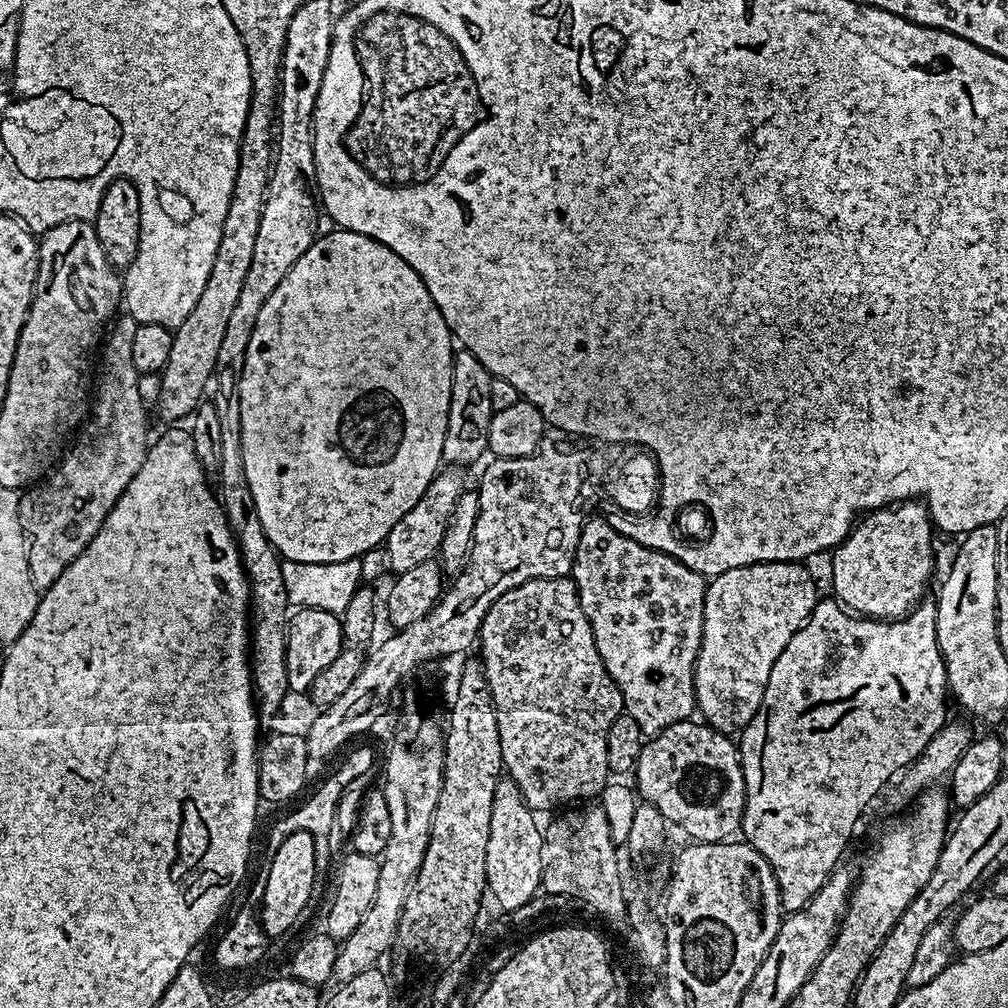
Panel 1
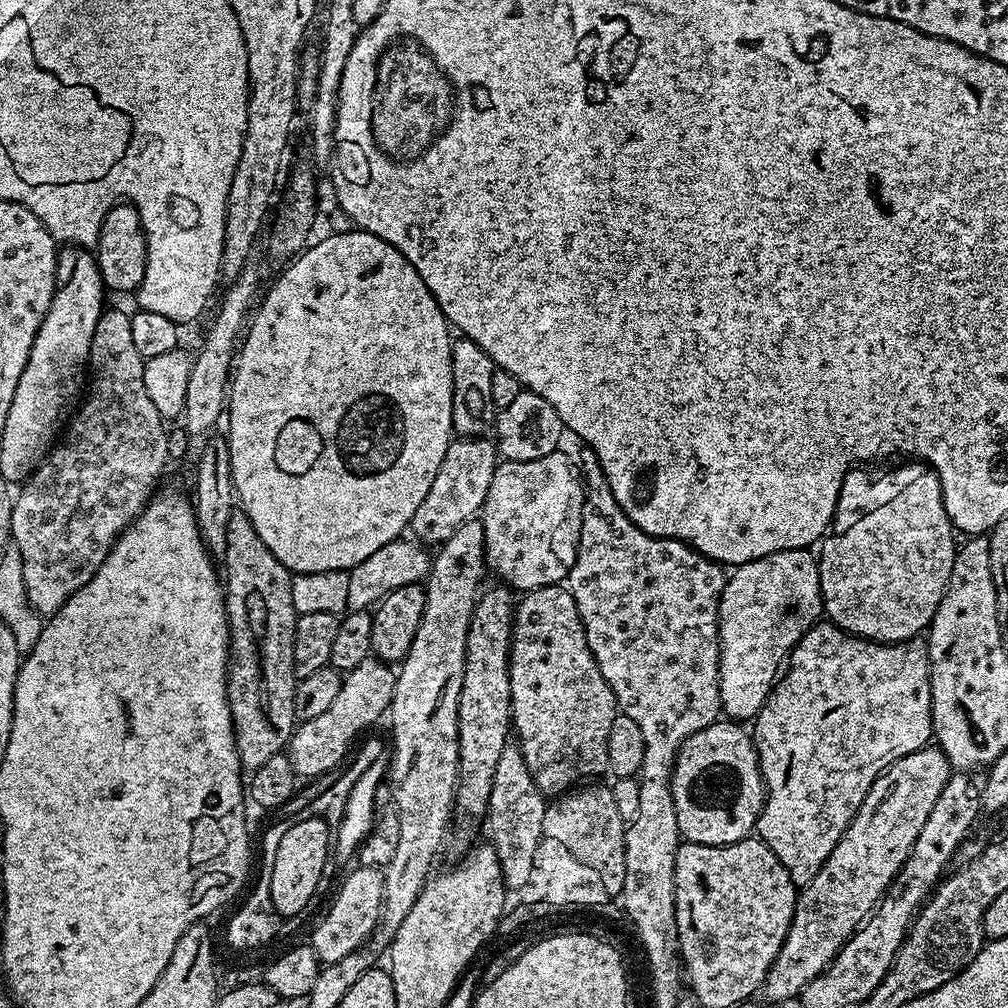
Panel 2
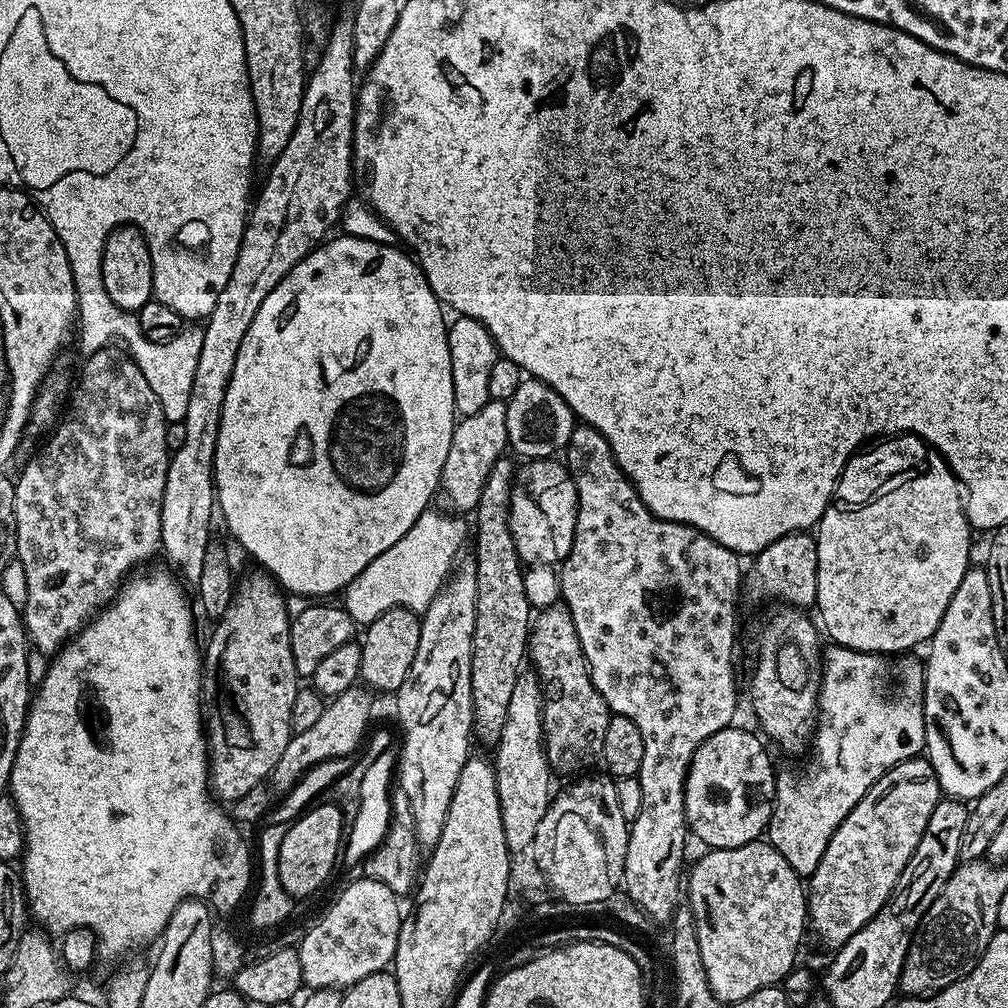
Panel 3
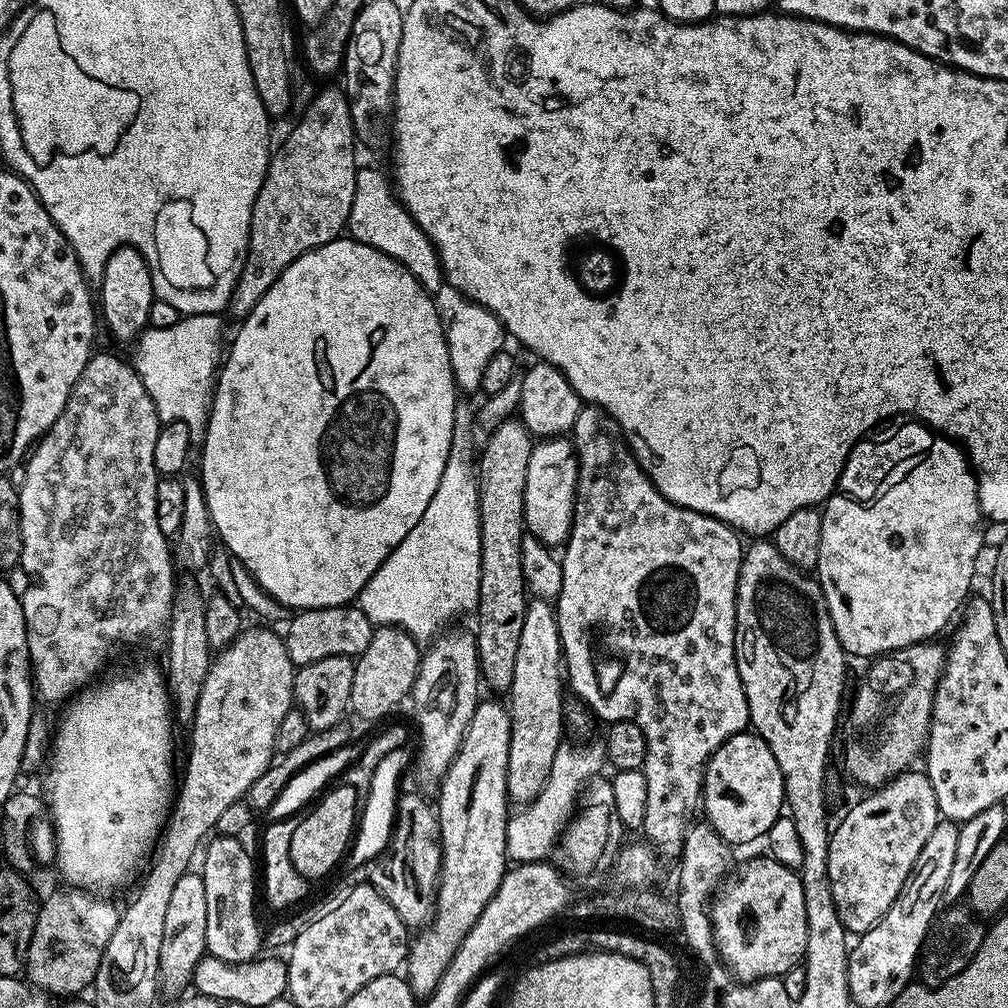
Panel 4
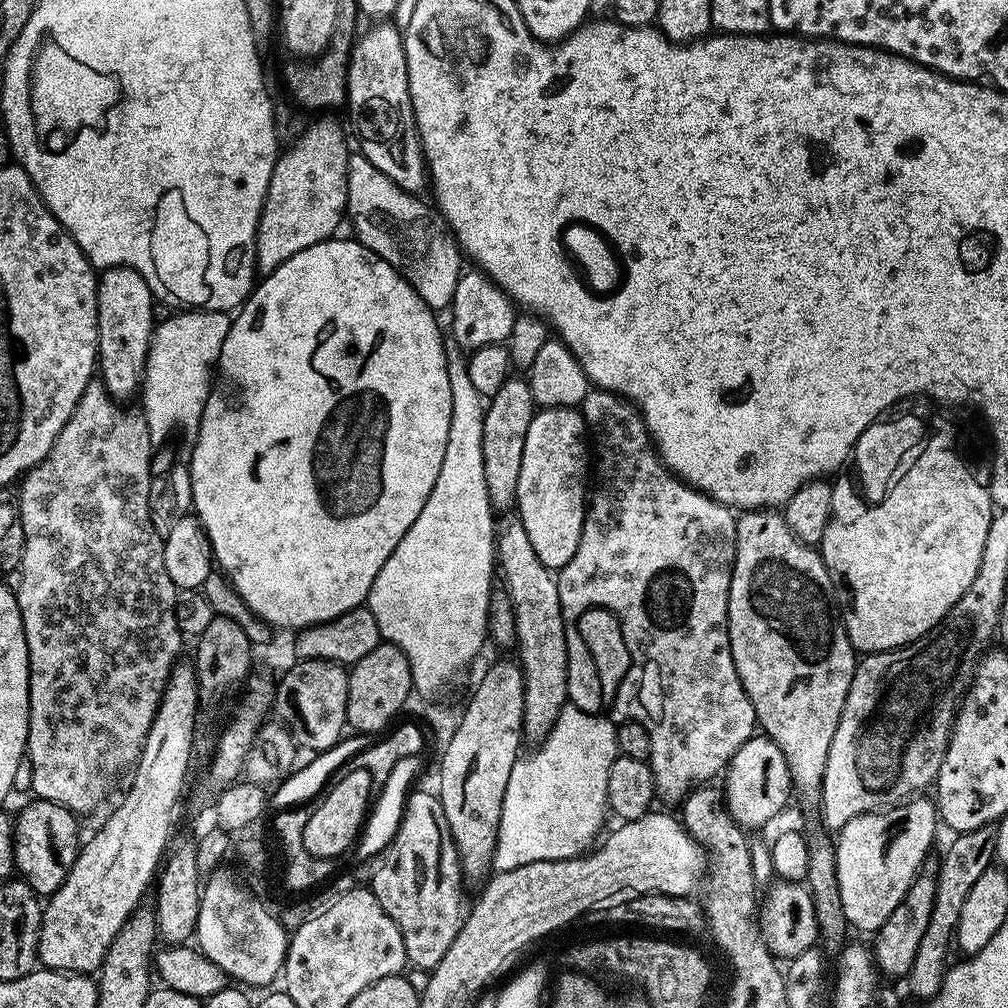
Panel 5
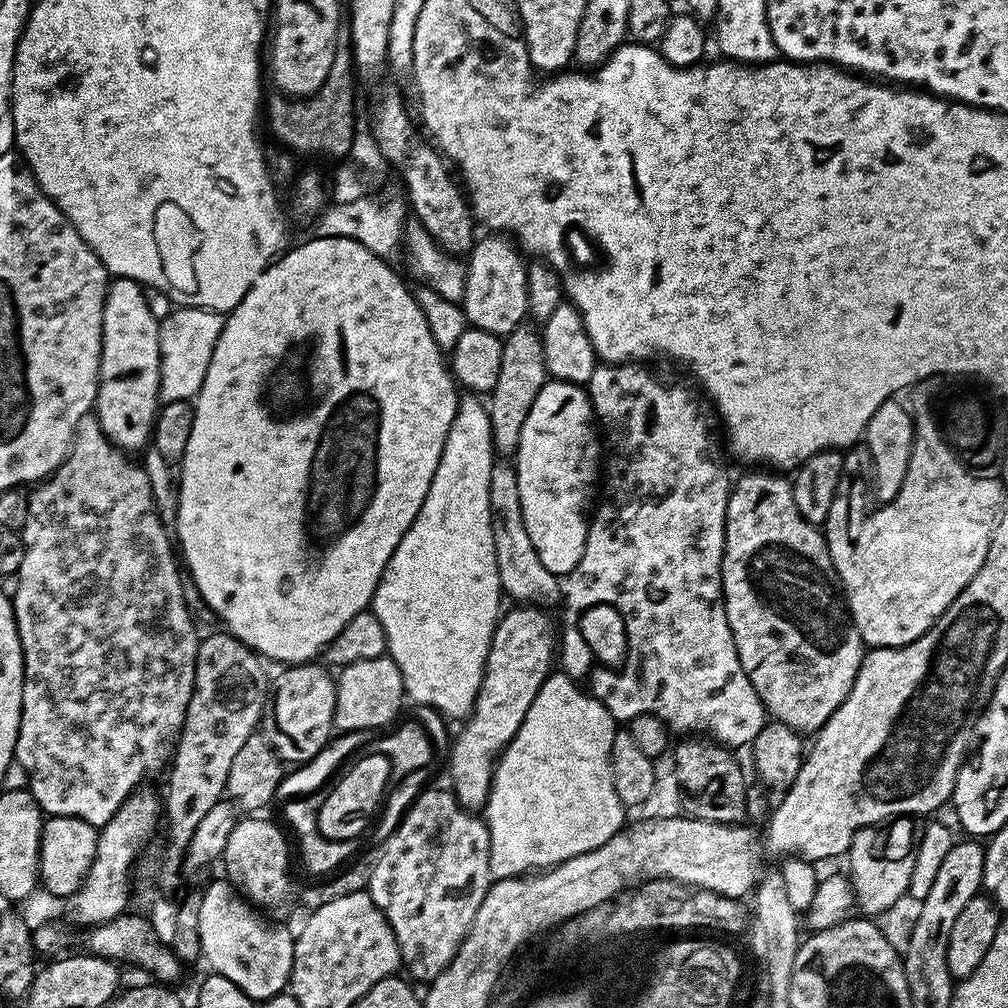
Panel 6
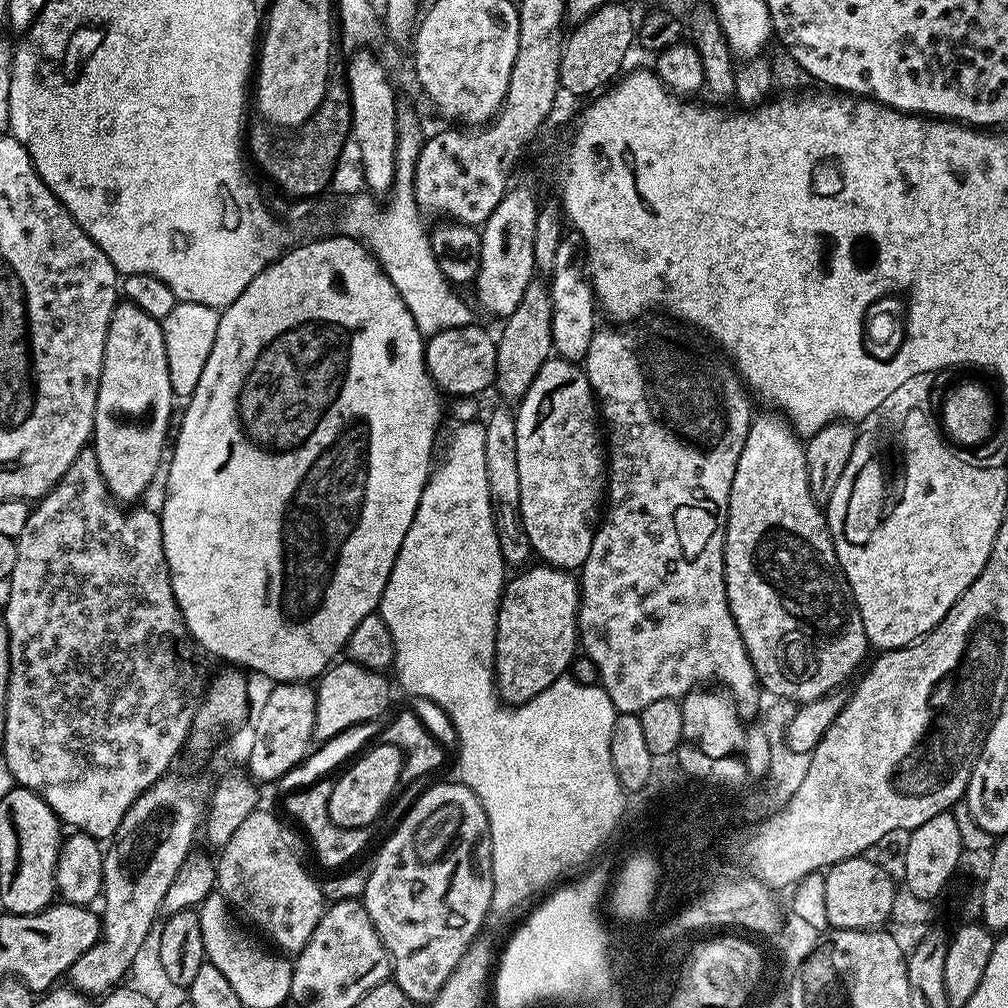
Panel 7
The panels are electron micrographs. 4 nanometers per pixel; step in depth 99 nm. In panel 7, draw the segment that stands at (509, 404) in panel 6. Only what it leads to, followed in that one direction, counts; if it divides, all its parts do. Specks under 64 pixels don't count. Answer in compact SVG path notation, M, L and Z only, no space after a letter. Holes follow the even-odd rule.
M534 278L526 286L526 294L522 294L522 302L518 302L518 306L514 309L514 314L503 317L504 329L501 330L500 336L498 332L494 388L495 391L500 391L500 396L504 399L501 401L504 402L519 402L526 394L526 390L530 390L530 382L534 380L538 370L542 368L554 352L552 335L550 334L550 294L548 293L548 284L544 282L539 284L539 282L539 279Z

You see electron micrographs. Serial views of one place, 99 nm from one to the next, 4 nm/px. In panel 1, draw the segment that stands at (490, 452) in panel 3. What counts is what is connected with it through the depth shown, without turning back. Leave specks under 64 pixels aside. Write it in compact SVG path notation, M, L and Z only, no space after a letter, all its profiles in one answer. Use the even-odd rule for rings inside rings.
M458 466L443 467L427 487L426 493L414 504L405 517L398 520L397 525L390 530L384 543L384 560L393 575L400 575L419 563L433 559L441 546L446 530L446 522L457 504L458 498L467 491L465 472Z

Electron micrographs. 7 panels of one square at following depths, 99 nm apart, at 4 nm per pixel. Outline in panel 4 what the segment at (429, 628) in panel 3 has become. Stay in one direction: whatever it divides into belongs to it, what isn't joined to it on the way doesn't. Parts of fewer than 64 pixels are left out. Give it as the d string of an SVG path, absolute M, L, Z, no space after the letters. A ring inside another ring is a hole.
M455 628L441 632L427 645L420 657L420 669L410 697L410 704L416 707L416 728L420 731L420 752L418 748L414 756L414 771L418 779L432 785L443 780L448 773L470 726L476 705L482 699L475 631Z

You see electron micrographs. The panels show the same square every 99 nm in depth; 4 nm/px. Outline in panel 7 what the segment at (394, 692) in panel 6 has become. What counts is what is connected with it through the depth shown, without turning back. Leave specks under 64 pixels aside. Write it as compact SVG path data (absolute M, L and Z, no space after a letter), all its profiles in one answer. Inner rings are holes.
M351 662L340 663L333 663L315 685L314 737L320 742L334 739L359 724L379 721L388 708L388 680L384 672L375 672Z

